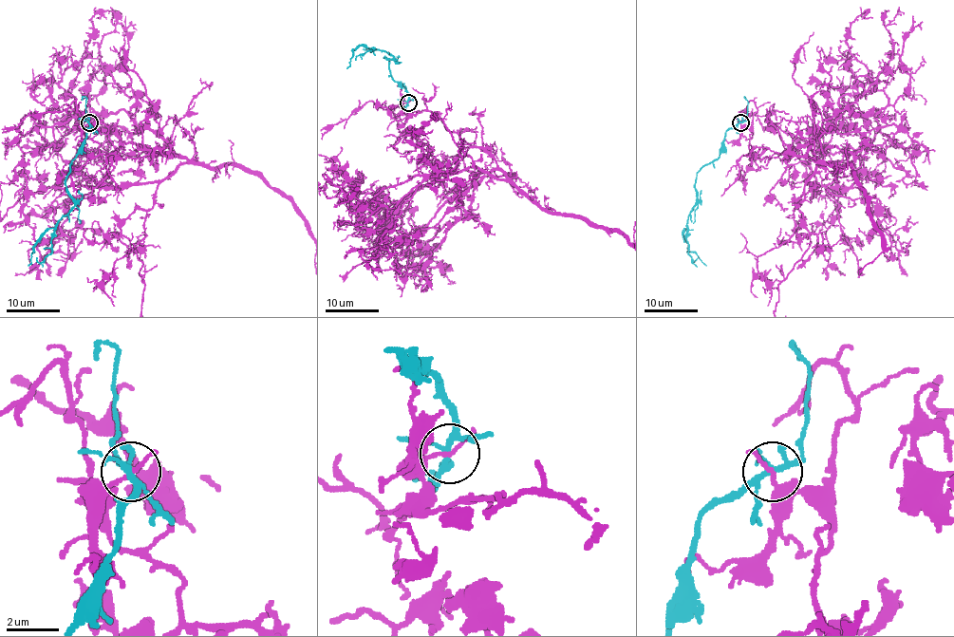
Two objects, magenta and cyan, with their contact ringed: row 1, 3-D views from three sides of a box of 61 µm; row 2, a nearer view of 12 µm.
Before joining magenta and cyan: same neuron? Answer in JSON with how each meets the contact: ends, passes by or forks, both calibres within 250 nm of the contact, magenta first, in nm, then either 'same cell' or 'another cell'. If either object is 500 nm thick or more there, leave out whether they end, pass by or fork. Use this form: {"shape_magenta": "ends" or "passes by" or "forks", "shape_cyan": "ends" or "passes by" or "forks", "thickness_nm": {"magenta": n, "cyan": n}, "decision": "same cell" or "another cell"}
{"shape_magenta": "passes by", "shape_cyan": "forks", "thickness_nm": {"magenta": 130, "cyan": 200}, "decision": "another cell"}

